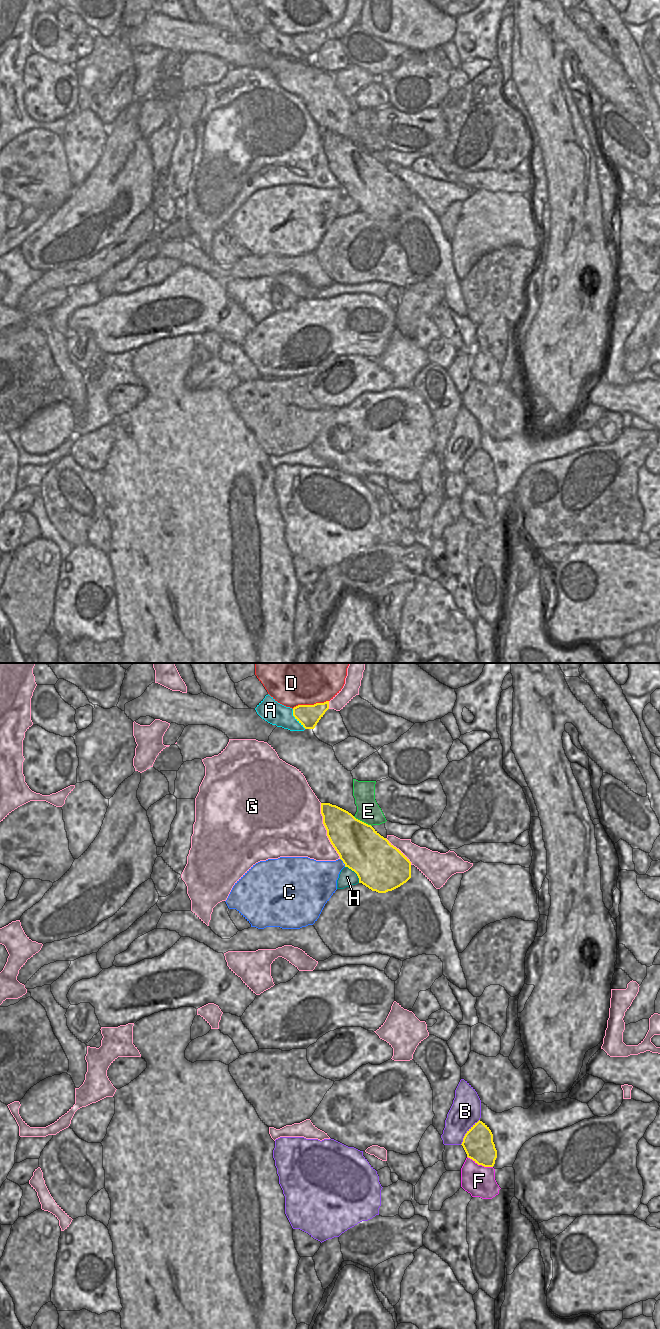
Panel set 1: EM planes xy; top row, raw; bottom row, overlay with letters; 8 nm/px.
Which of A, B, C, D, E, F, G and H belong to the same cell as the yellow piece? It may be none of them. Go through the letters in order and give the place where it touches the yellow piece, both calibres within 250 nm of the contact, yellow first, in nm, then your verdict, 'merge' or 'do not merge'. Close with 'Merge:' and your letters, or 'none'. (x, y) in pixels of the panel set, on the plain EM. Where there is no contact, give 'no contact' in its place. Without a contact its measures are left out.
A: xy (296, 46) | 180/180 nm | do not merge
B: xy (467, 460) | 240/240 nm | do not merge
C: xy (343, 190) | 360/300 nm | do not merge
D: xy (310, 33) | 180/280 nm | do not merge
E: xy (361, 149) | 360/190 nm | do not merge
F: xy (480, 492) | 240/240 nm | do not merge
G: xy (327, 159) | 340/440 nm | do not merge
H: xy (355, 200) | 400/140 nm | do not merge
Merge: none

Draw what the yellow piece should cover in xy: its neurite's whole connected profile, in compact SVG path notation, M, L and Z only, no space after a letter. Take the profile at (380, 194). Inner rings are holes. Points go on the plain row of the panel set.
M321 131L321 142L331 172L345 195L357 202L359 211L372 219L386 221L400 215L411 206L409 187L371 153L356 147L348 139L330 131Z

